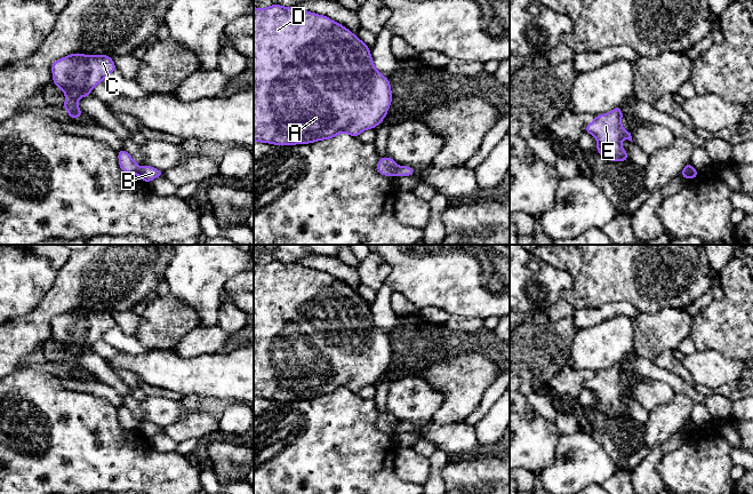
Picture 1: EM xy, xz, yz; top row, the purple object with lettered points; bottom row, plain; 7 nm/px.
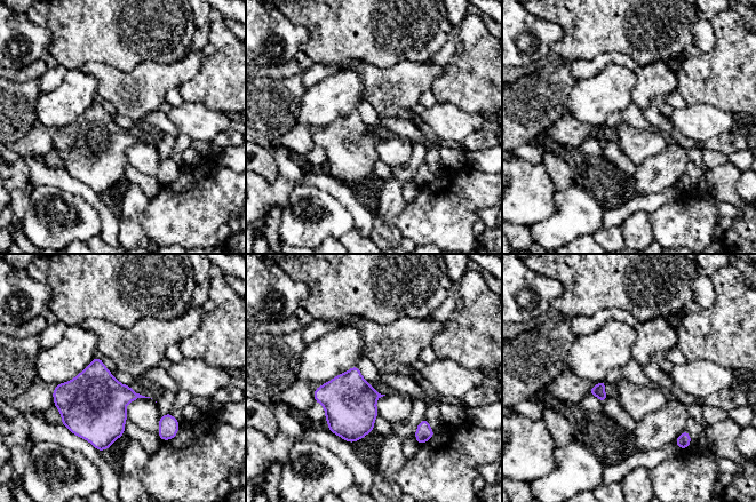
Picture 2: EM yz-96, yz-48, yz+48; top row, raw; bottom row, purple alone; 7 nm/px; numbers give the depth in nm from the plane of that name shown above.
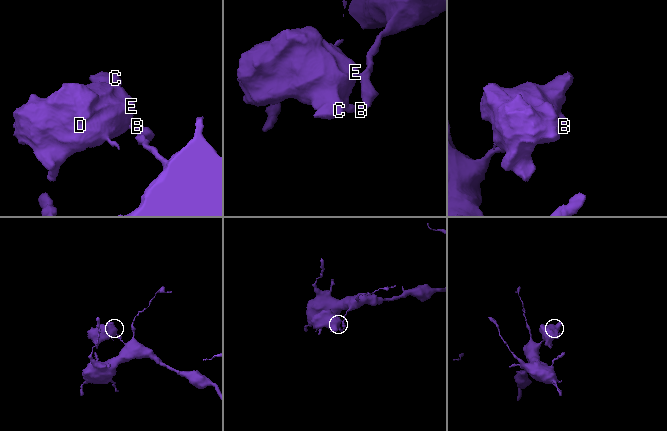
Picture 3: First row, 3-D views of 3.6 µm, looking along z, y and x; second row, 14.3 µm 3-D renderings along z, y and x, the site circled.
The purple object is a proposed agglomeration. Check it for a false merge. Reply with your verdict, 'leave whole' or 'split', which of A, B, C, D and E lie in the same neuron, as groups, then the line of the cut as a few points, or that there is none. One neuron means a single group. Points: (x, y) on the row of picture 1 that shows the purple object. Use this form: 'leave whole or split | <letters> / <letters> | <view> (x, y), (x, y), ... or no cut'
split | A C D E / B | xz (398, 166), (393, 174)

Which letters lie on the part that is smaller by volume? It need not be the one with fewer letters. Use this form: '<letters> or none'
A, C, D, E

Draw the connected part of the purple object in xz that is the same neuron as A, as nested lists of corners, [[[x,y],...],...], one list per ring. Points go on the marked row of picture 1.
[[[254,7],[254,141],[310,144],[341,133],[358,137],[387,115],[390,79],[374,65],[370,48],[344,25],[301,7]]]

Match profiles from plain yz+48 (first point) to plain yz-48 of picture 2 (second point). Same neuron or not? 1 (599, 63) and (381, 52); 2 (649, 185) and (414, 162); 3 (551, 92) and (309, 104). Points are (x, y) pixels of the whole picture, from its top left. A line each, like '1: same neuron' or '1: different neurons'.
1: different neurons
2: same neuron
3: different neurons

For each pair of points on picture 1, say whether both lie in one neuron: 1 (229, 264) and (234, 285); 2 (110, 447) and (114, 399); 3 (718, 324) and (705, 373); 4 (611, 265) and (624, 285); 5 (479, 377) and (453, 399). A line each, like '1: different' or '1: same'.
1: different
2: different
3: different
4: same
5: same

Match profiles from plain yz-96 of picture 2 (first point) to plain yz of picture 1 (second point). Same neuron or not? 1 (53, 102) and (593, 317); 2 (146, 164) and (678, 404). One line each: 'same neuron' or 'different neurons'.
1: different neurons
2: different neurons

